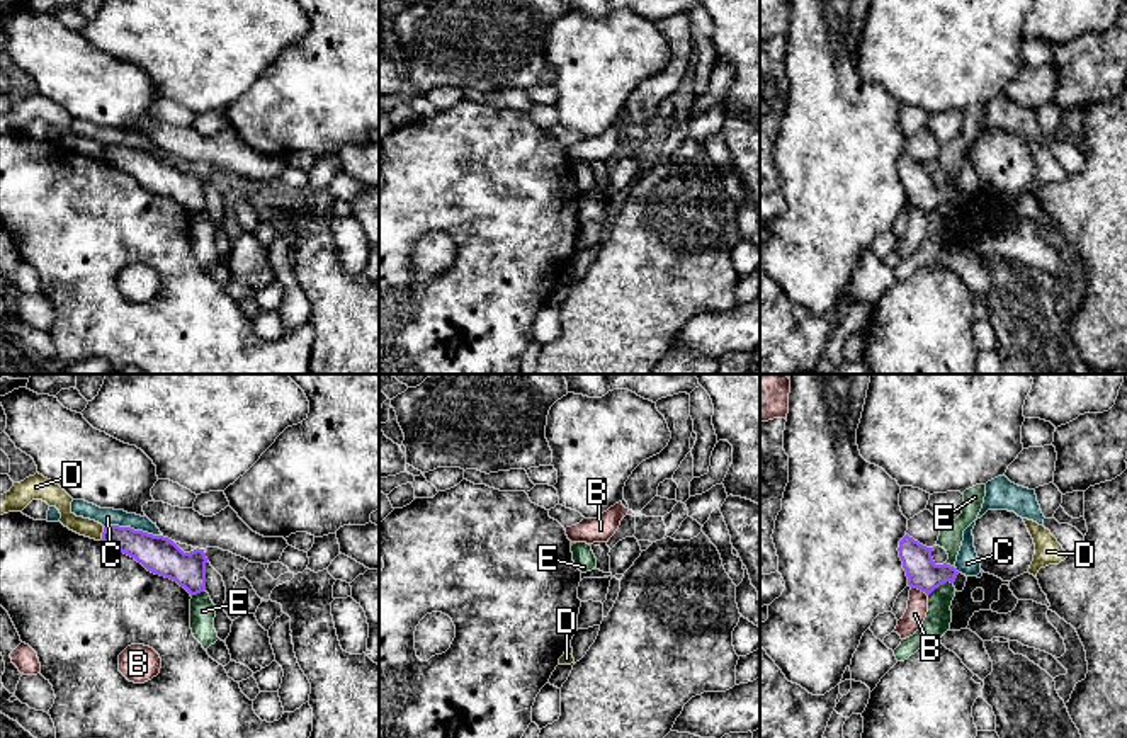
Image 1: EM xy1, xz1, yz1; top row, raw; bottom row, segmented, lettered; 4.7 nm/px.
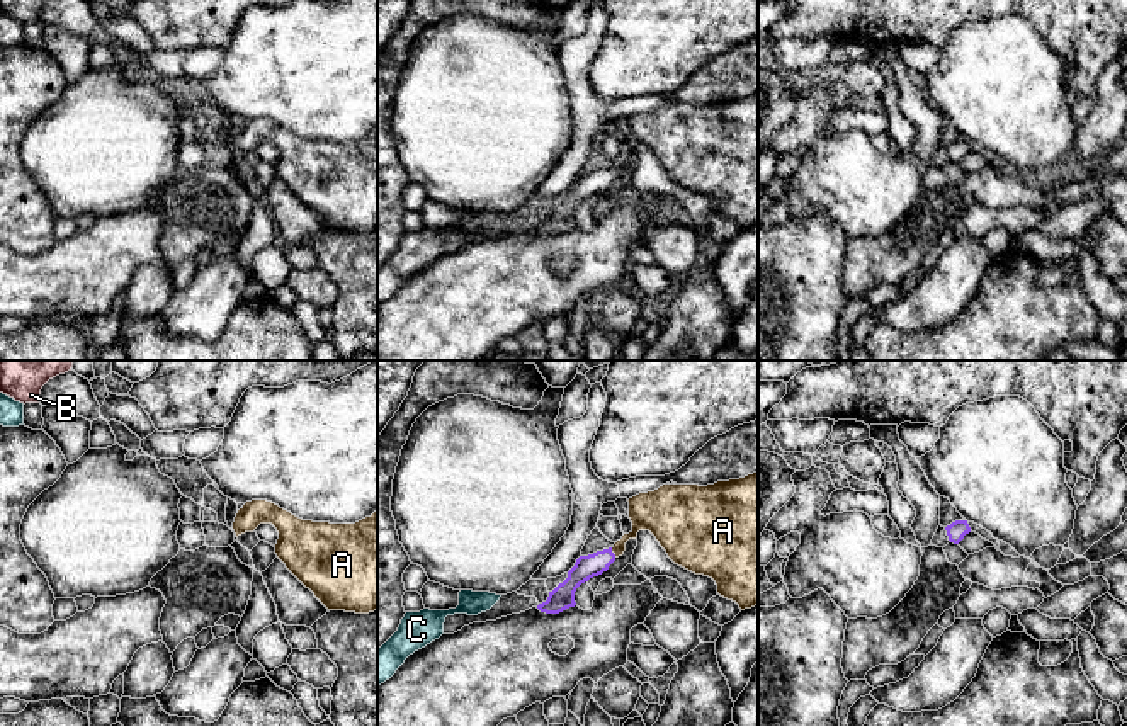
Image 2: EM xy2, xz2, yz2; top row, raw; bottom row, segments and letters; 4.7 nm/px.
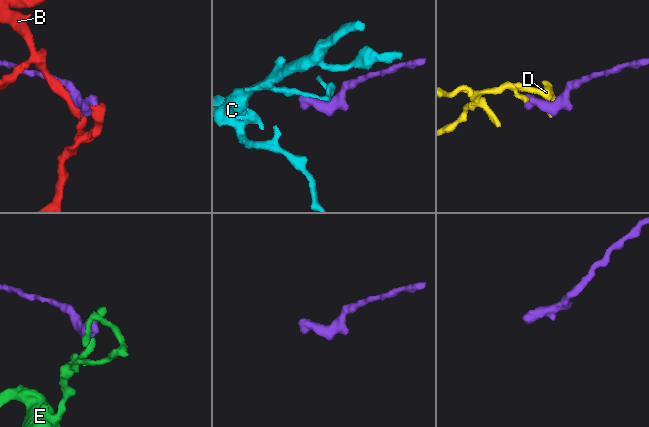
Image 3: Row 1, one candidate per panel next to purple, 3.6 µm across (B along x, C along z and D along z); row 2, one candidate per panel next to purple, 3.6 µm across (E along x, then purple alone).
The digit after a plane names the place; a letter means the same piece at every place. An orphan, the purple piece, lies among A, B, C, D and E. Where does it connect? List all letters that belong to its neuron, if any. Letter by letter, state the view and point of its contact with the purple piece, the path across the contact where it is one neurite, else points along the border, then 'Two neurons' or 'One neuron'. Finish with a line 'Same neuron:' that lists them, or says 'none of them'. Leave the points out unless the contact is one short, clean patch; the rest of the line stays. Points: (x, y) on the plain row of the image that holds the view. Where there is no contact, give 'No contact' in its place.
A: Touches purple at xz2 (612, 172). Path across: xz2 (587, 186), (612, 172), (636, 148), (646, 131). One neuron
B: Touches purple at yz1 (920, 208). Two neurons
C: Touches purple at xy1 (133, 148). Boundary: xy1 (104, 145), (130, 145), (162, 155). Two neurons
D: Touches purple at xy1 (102, 153). Boundary: xy1 (104, 147), (99, 158). Two neurons
E: Touches purple at yz1 (940, 203). Boundary: yz1 (952, 201), (940, 203), (928, 215). Two neurons
Same neuron: A

